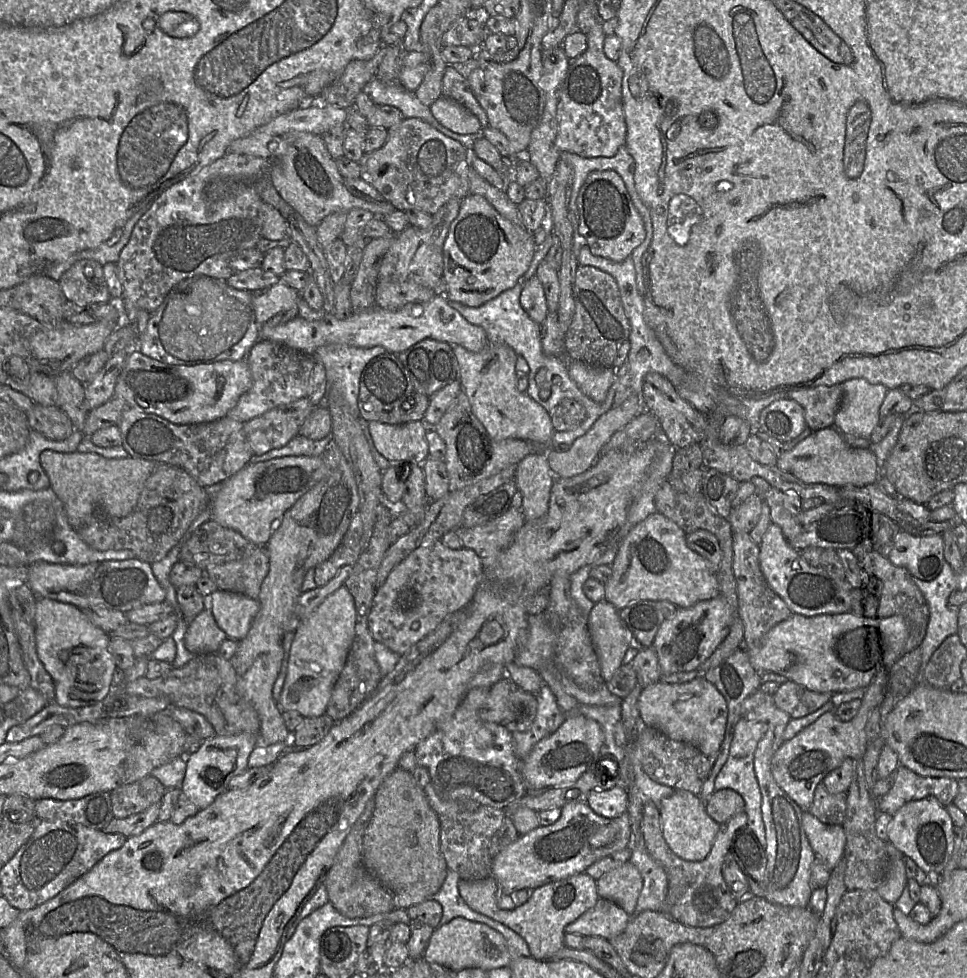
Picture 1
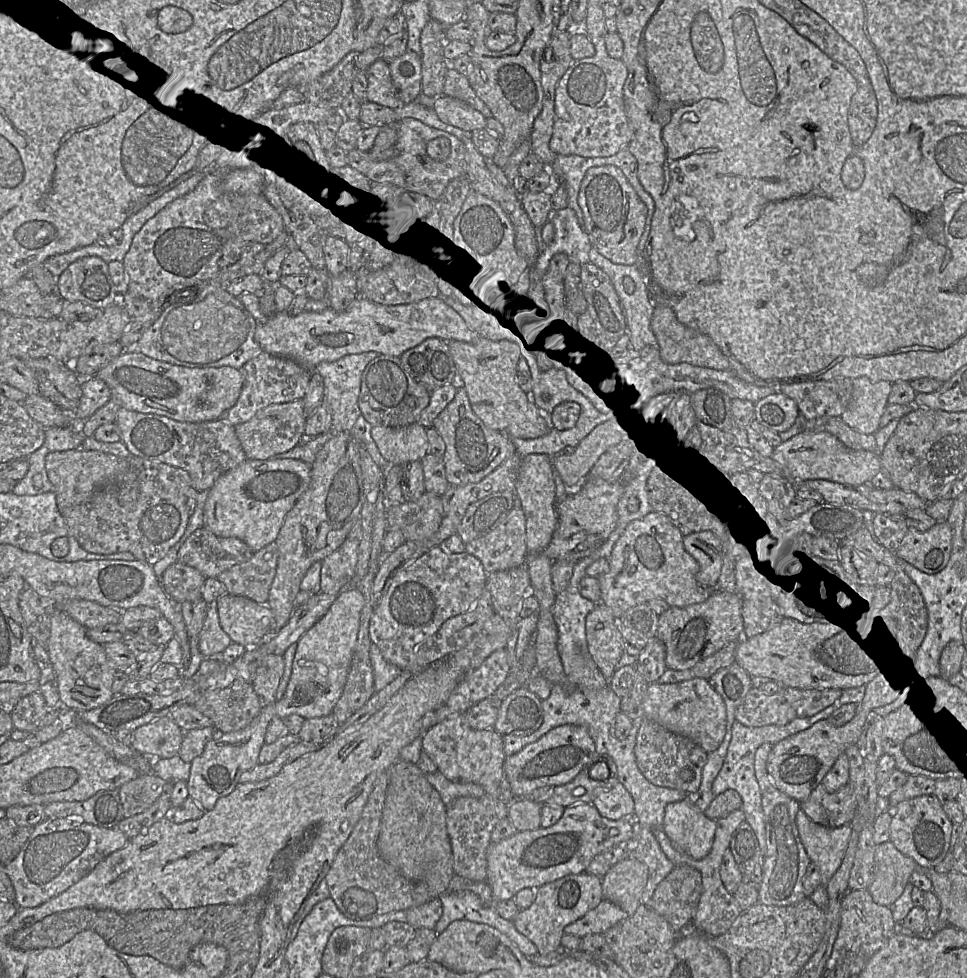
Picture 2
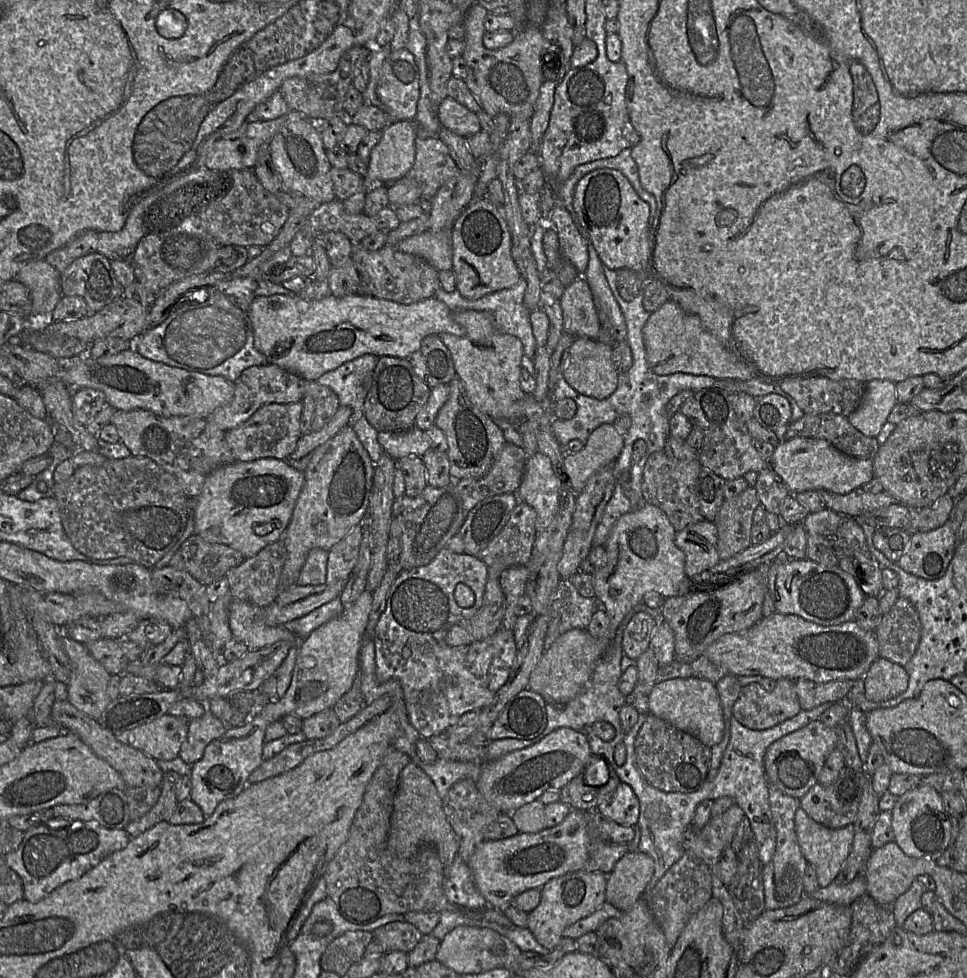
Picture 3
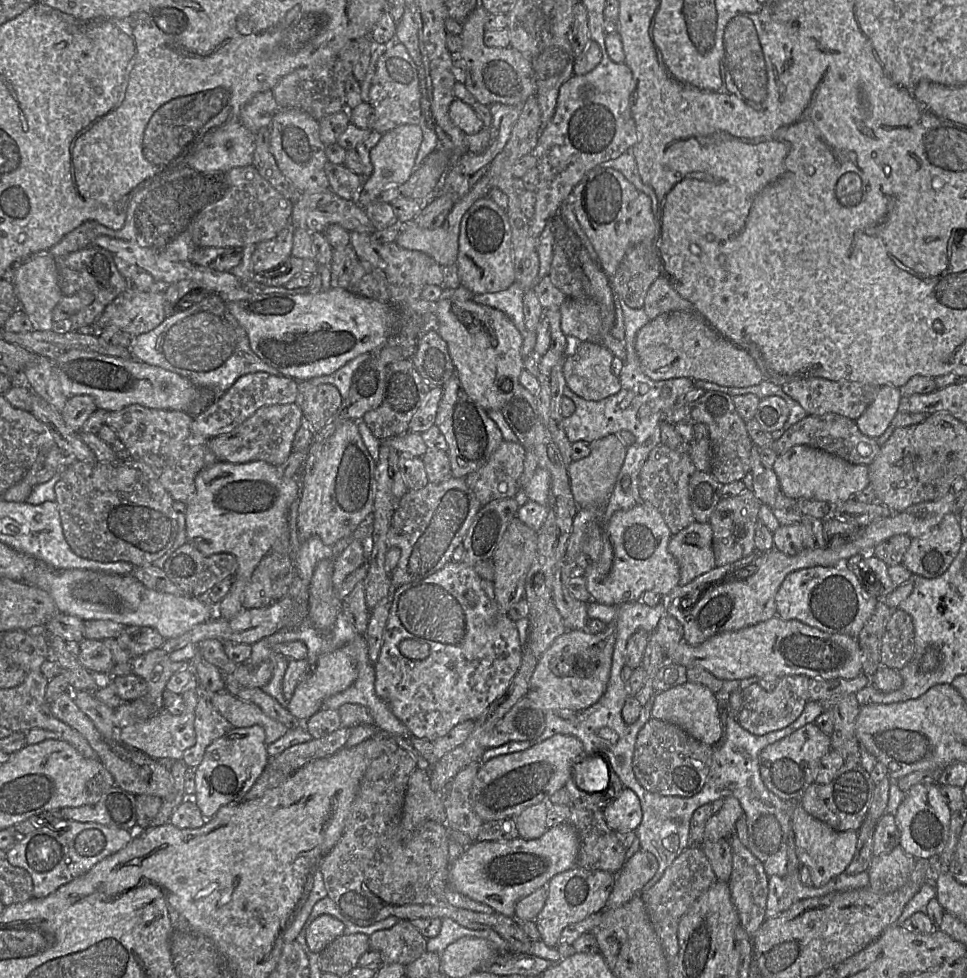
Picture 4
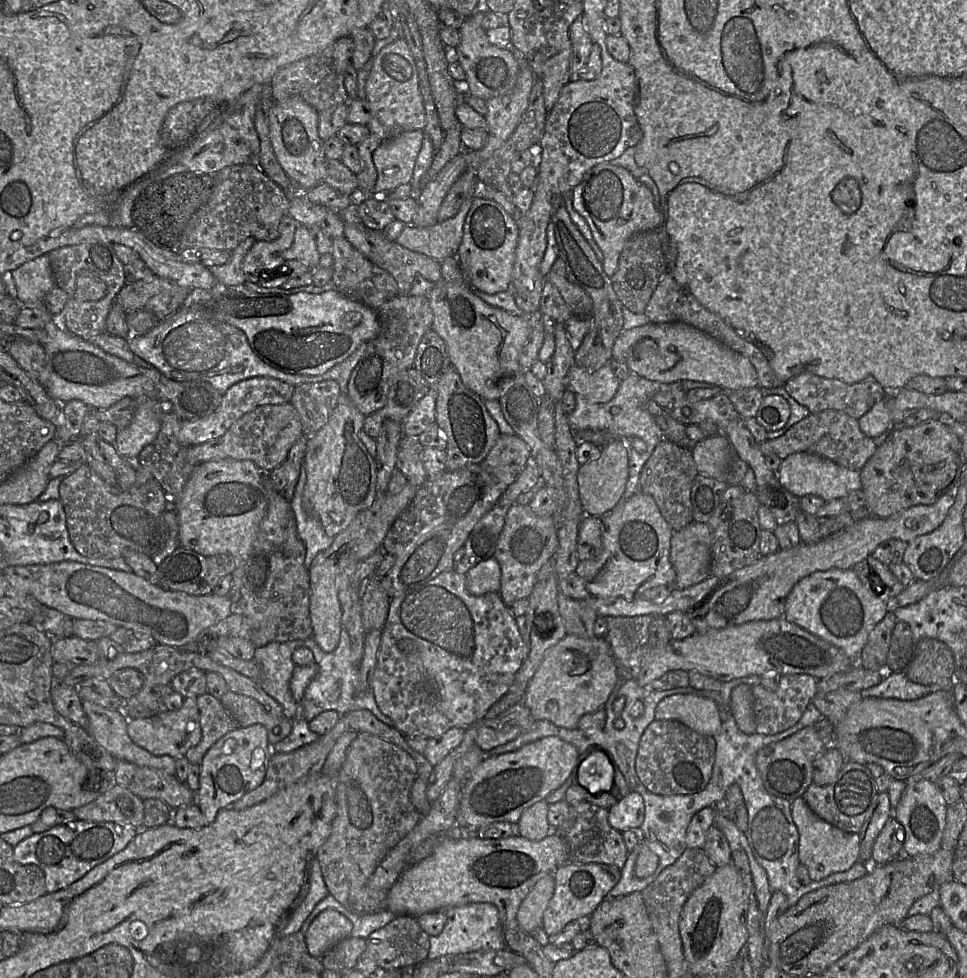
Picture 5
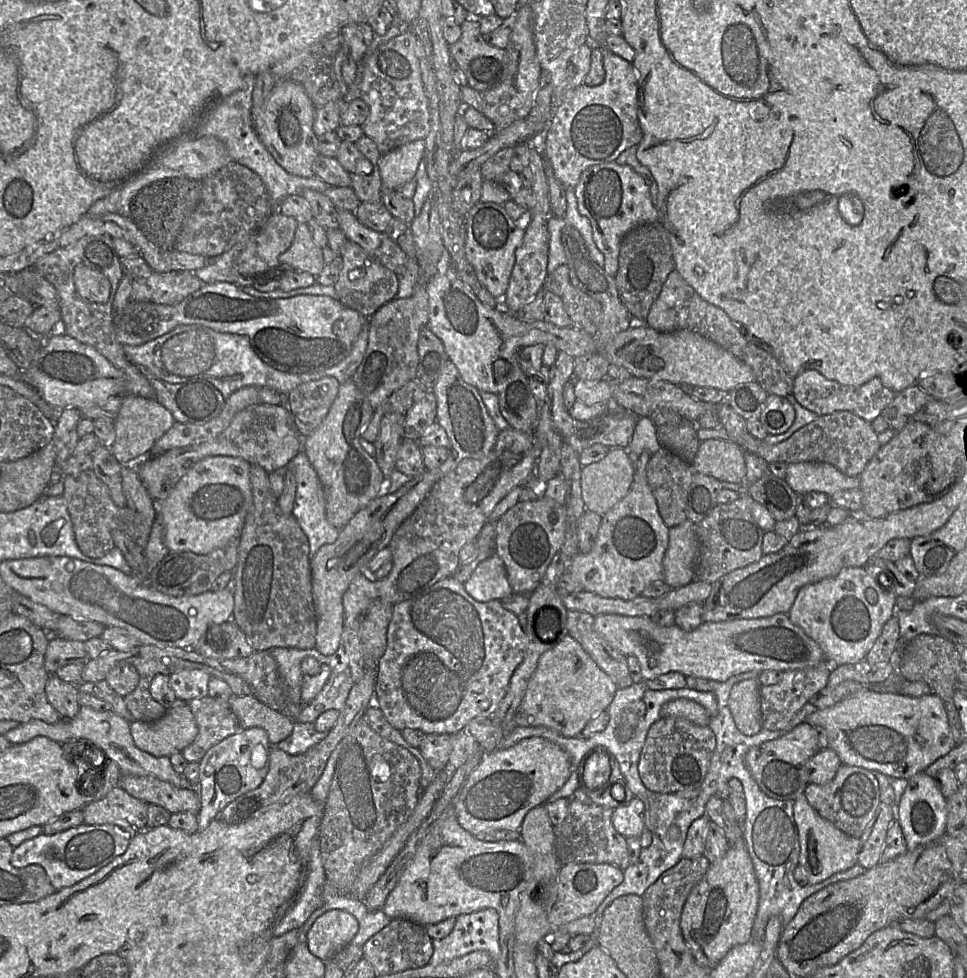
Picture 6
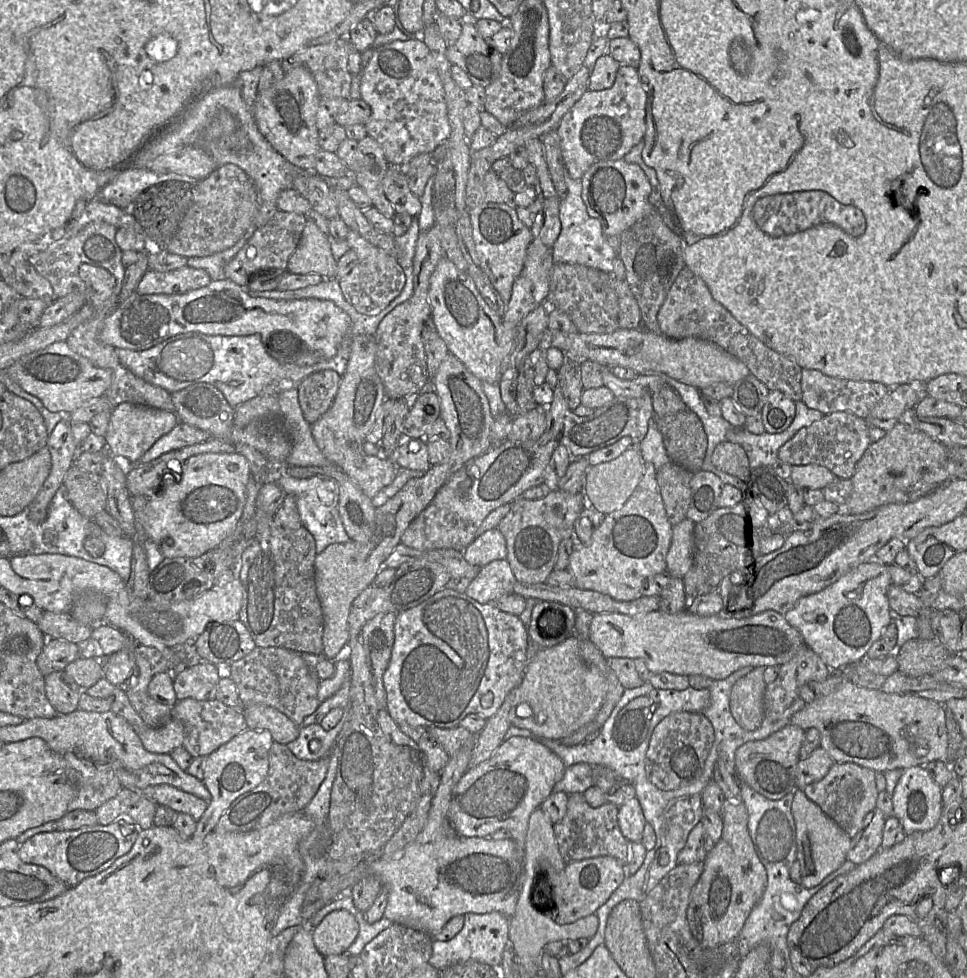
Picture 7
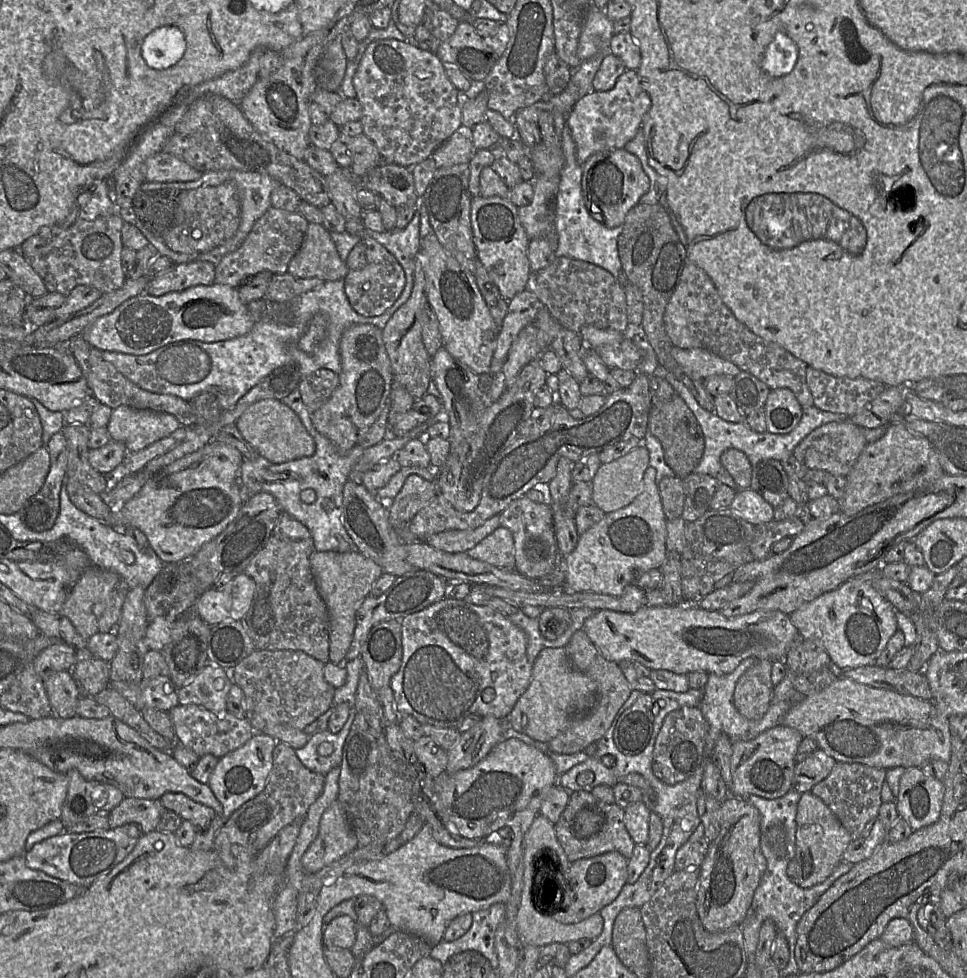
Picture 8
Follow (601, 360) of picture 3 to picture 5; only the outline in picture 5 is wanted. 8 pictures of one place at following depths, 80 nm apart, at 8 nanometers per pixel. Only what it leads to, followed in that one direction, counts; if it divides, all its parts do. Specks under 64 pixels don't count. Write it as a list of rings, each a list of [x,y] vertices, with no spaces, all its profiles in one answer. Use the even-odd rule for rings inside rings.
[[[609,363],[597,370],[574,365],[567,375],[567,387],[592,404],[609,402],[619,386],[620,380],[613,373]]]

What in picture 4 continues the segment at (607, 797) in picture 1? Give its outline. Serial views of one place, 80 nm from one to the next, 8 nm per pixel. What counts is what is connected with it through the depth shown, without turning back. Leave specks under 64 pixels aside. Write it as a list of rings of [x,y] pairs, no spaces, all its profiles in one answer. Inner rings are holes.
[[[627,787],[602,811],[608,827],[614,831],[635,831],[643,816],[639,797]]]

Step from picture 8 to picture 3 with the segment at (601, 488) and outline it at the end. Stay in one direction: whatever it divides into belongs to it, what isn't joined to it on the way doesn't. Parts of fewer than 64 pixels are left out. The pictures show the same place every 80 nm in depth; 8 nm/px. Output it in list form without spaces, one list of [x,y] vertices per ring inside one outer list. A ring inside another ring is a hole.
[[[602,424],[590,434],[579,452],[564,455],[564,468],[577,495],[594,473],[615,463],[623,444],[624,437],[617,432],[614,424]]]

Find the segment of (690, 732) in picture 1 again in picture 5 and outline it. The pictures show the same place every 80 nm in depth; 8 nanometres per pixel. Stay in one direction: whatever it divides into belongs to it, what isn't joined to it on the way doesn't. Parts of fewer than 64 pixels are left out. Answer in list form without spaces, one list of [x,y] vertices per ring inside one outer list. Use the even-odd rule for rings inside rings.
[[[694,693],[663,698],[656,707],[655,719],[676,720],[697,733],[712,737],[722,726],[715,702]]]

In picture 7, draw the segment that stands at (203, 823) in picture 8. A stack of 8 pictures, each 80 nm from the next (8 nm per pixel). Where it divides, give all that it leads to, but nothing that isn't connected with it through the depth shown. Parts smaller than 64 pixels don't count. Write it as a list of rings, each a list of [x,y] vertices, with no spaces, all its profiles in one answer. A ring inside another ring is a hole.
[[[171,785],[149,786],[140,791],[158,805],[167,806],[177,813],[185,813],[198,821],[205,812],[208,802]]]

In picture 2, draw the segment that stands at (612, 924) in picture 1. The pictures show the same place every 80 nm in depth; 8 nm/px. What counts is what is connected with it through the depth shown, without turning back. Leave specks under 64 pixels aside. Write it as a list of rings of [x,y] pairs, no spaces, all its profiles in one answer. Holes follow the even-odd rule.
[[[603,899],[583,917],[567,925],[564,932],[565,934],[573,934],[579,937],[594,933],[604,934],[627,916],[627,912],[619,905],[607,899]]]

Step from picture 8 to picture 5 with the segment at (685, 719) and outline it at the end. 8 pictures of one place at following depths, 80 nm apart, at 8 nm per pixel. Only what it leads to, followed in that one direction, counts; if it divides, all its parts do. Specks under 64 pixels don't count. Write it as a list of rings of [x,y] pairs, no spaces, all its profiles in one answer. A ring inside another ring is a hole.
[[[654,720],[642,734],[635,761],[636,774],[650,792],[657,795],[691,795],[703,790],[712,775],[716,742],[714,737],[697,733],[676,720]]]

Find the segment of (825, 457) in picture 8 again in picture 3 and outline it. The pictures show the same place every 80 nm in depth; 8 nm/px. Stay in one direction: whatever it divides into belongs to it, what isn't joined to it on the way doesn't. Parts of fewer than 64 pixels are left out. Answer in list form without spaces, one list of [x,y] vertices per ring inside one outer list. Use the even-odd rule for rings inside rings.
[[[825,413],[816,416],[805,414],[796,422],[789,423],[784,435],[784,441],[796,437],[825,439],[842,453],[855,458],[873,459],[879,450],[876,437],[869,437],[862,434],[851,425],[846,416],[834,413]]]

